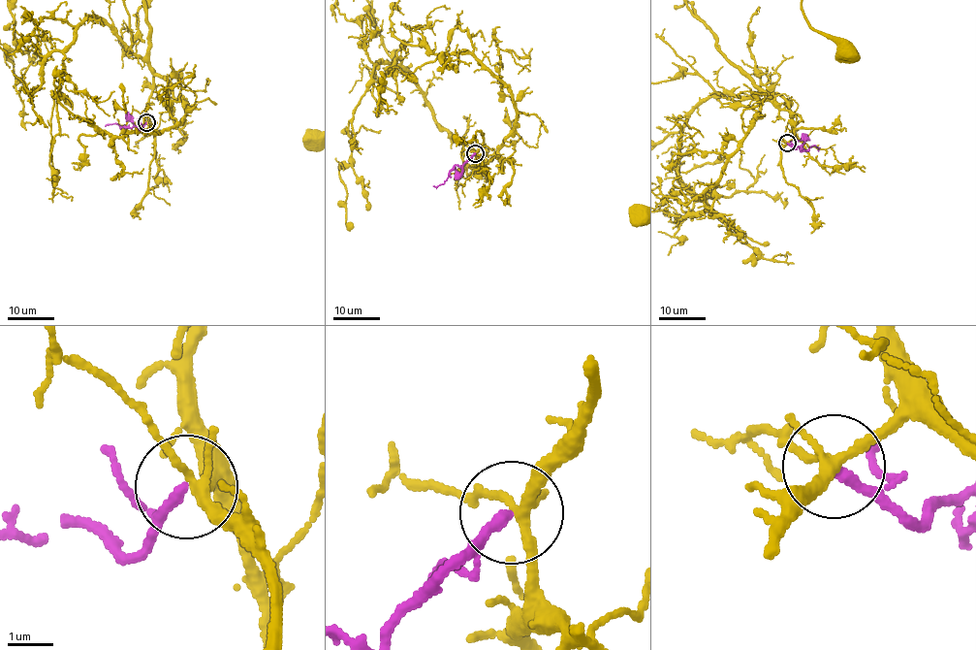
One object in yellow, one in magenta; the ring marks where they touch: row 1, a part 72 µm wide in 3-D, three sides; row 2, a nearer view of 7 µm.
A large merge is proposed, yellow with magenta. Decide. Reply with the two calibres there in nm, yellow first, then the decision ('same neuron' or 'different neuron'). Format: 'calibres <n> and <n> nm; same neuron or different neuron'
calibres 220 and 240 nm; different neuron

